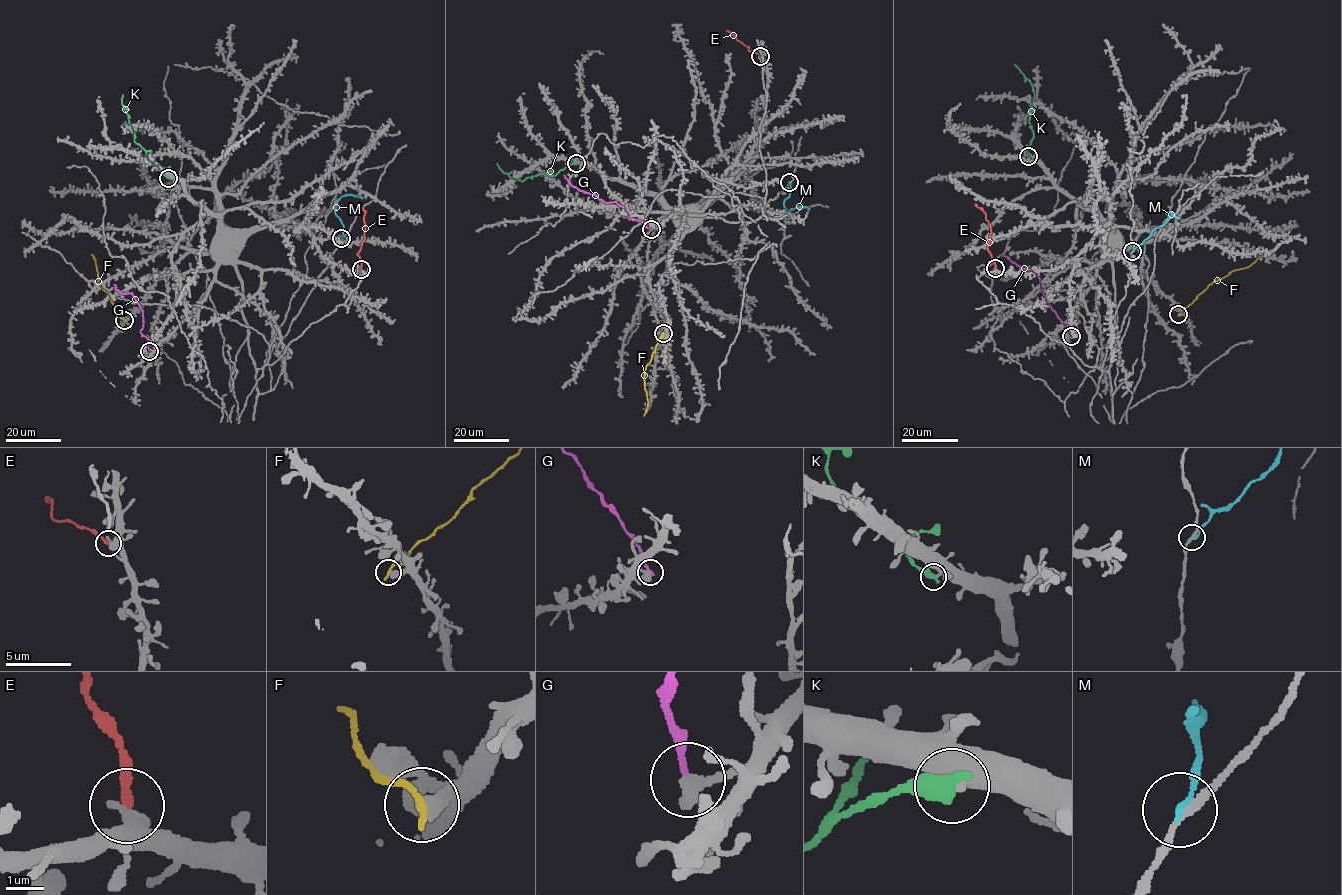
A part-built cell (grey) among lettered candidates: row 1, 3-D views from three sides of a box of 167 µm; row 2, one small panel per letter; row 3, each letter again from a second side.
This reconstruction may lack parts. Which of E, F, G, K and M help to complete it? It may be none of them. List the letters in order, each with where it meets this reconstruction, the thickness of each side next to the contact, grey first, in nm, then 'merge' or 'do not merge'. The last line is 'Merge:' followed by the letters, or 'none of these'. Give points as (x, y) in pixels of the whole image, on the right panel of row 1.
E: meets grey at (995, 268); 400 nm thick on the grey side, 220 nm on the other; do not merge
F: meets grey at (1178, 314); 400 nm thick on the grey side, 190 nm on the other; do not merge
G: meets grey at (1071, 336); 460 nm thick on the grey side, 180 nm on the other; do not merge
K: meets grey at (1028, 156); 440 nm thick on the grey side, 550 nm on the other; do not merge
M: meets grey at (1132, 251); 190 nm thick on the grey side, 200 nm on the other; do not merge
Merge: none of these

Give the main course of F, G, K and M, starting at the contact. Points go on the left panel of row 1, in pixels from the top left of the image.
F: (124, 320), (98, 283), (91, 254)
G: (149, 351), (148, 340), (140, 331), (143, 323), (139, 304), (131, 293), (120, 293), (115, 284)
K: (169, 177), (148, 160), (145, 151), (134, 140), (134, 132), (122, 102), (122, 94)
M: (341, 238), (343, 224), (335, 213), (336, 202), (350, 195), (362, 197)

